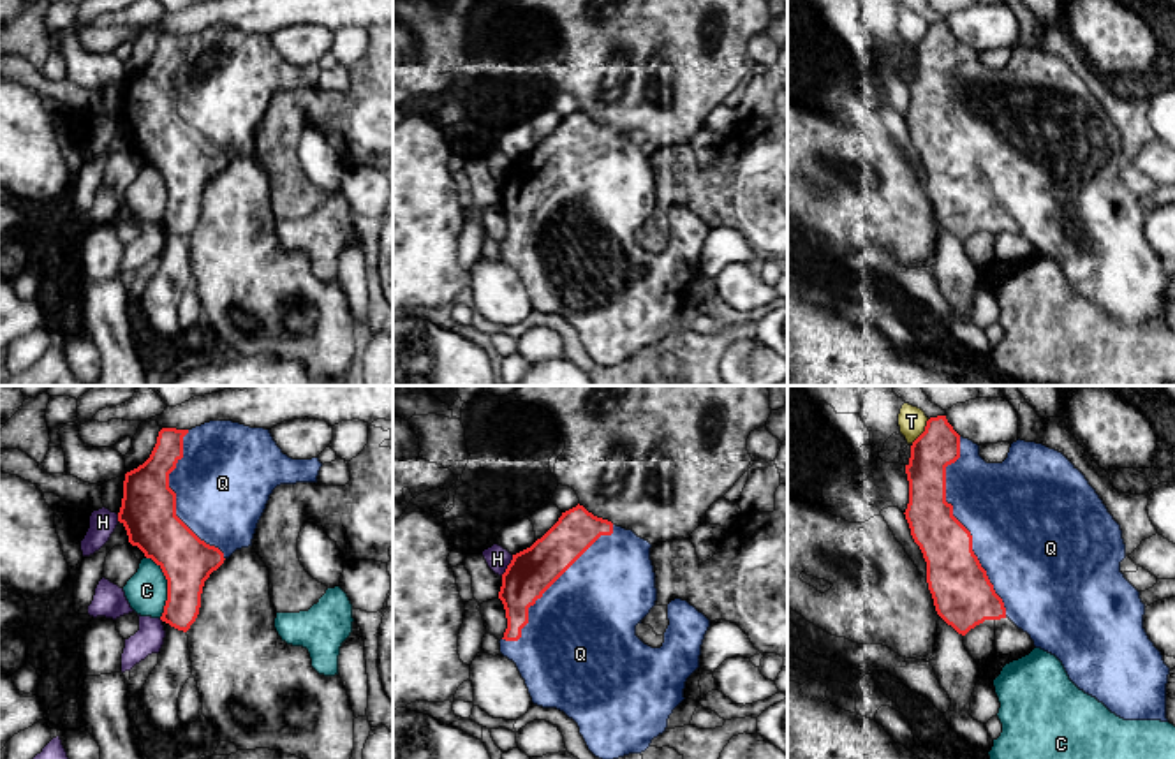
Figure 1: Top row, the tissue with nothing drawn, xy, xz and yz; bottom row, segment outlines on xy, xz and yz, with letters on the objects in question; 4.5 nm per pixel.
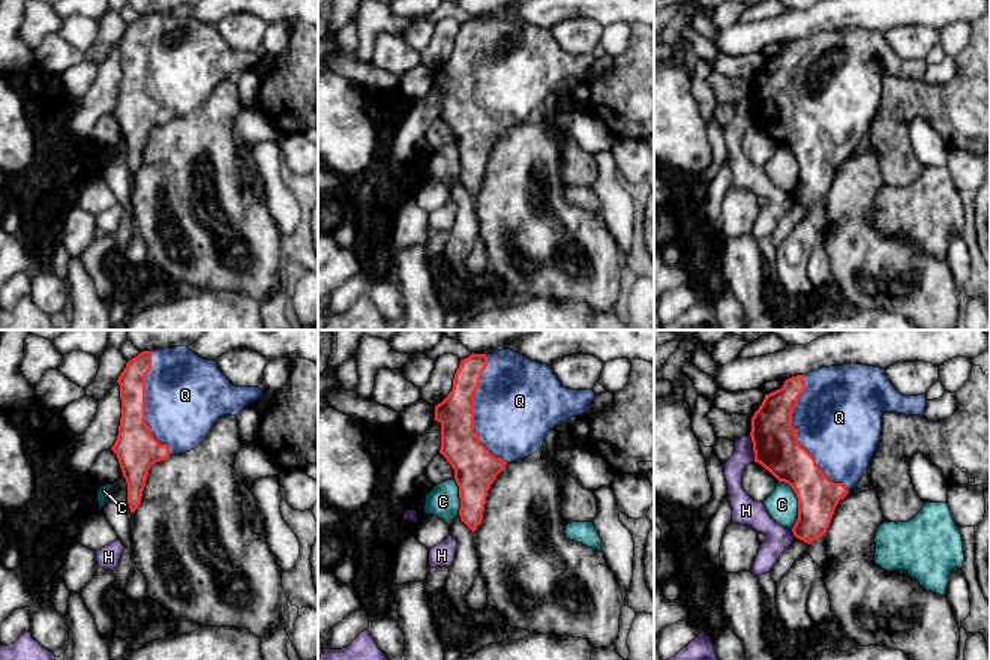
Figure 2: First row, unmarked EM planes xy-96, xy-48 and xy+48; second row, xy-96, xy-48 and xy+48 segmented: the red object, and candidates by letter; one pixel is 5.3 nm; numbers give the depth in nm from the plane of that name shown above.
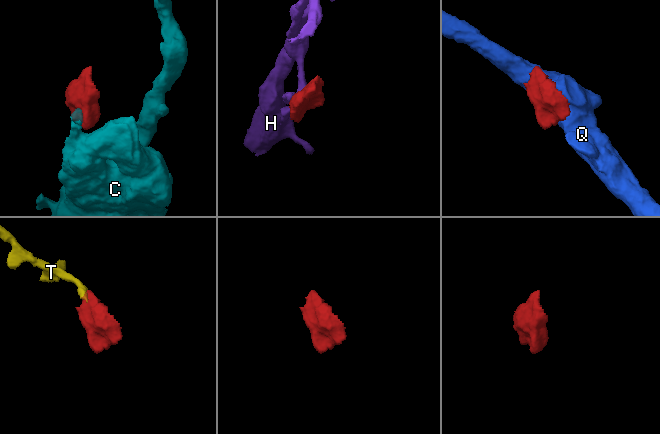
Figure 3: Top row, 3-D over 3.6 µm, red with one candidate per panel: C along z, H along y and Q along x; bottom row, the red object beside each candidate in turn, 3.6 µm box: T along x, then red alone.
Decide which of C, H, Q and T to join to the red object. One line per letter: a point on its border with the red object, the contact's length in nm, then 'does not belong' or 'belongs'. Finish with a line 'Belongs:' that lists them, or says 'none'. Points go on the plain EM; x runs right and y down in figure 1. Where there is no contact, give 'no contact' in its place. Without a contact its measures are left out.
C: xy (168, 192) | 280 nm | does not belong
H: xz (508, 171) | 110 nm | does not belong
Q: yz (962, 131) | 850 nm | belongs
T: yz (923, 37) | 140 nm | does not belong
Belongs: Q

